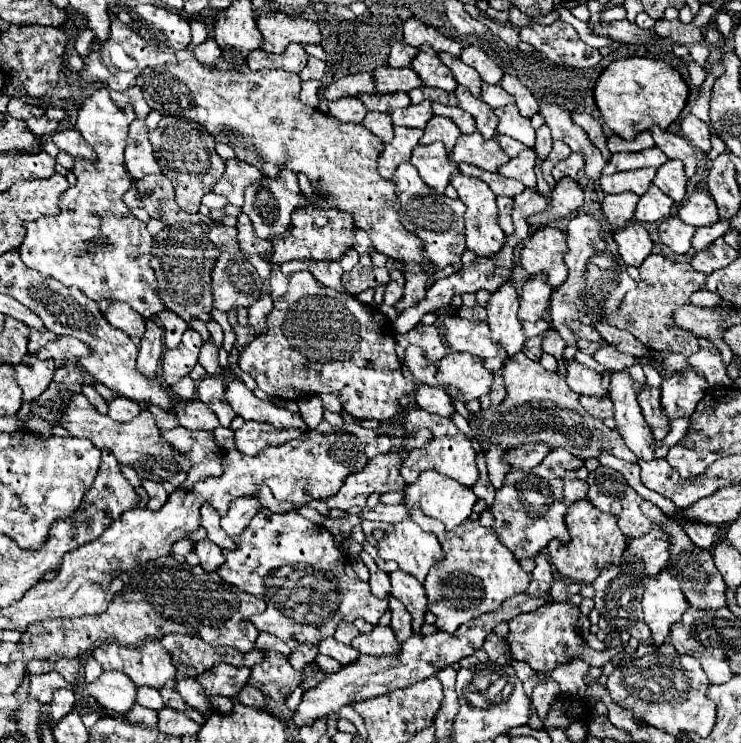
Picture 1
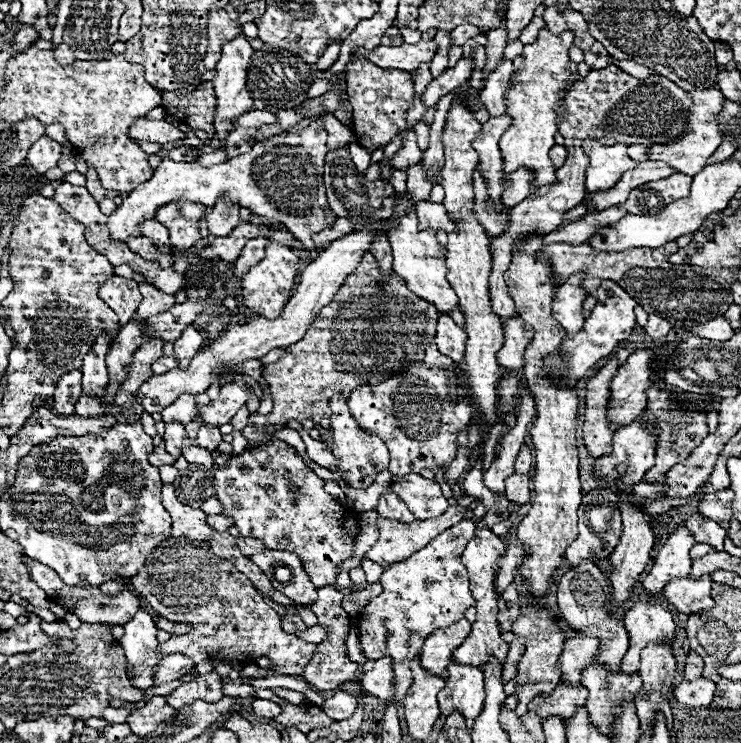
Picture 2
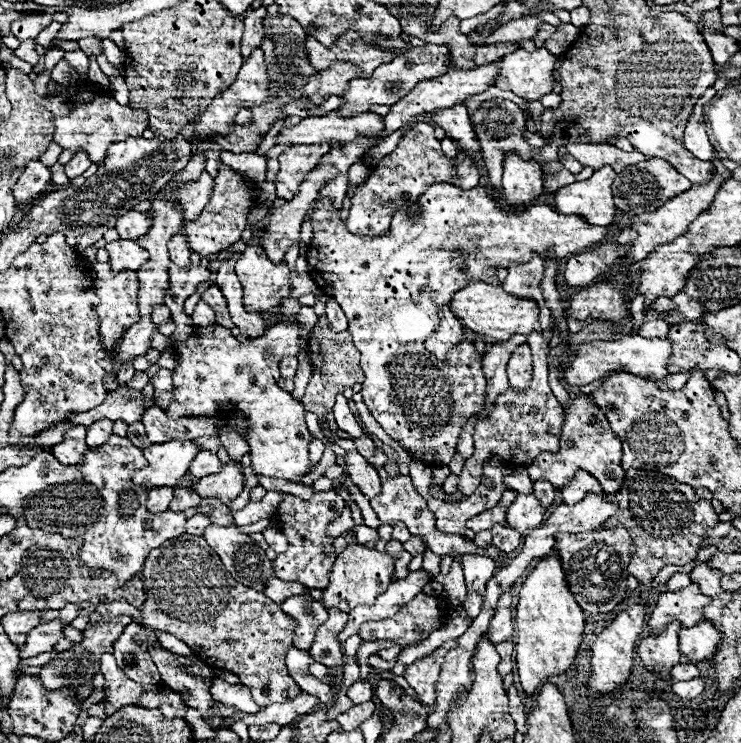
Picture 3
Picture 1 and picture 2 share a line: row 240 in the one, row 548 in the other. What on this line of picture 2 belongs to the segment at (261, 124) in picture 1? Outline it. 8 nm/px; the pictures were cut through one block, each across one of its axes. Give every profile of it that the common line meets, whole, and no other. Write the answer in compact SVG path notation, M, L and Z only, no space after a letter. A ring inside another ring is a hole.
M448 506L448 510L442 514L442 516L436 516L436 518L428 518L428 520L414 520L410 524L400 524L396 520L386 520L386 518L380 518L378 524L380 524L380 538L378 542L366 552L366 558L372 560L372 562L378 562L380 566L388 568L392 566L394 562L400 562L404 558L408 558L412 552L418 552L420 548L424 548L424 544L428 544L434 536L438 536L440 532L456 526L458 522L462 522L464 518L464 510L458 508L458 506Z

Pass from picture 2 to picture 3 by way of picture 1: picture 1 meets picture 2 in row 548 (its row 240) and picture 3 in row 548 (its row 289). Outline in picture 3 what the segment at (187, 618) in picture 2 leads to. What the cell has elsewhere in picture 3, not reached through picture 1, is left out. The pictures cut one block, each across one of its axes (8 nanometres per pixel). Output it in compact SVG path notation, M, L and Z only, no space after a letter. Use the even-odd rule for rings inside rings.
M184 534L152 550L148 560L144 562L142 580L146 590L146 602L138 616L142 626L174 634L178 640L186 642L190 650L210 668L220 668L236 674L242 684L250 688L258 706L266 706L276 700L292 700L300 694L300 686L290 678L284 662L286 652L292 646L296 622L262 592L238 584L202 536Z

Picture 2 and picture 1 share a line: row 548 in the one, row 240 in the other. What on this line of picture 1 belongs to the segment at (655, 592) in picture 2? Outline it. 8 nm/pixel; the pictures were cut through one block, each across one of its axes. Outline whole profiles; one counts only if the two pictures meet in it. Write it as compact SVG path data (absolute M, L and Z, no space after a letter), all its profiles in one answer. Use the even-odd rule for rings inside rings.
M672 216L660 224L660 242L666 244L674 254L686 254L690 250L694 228Z

